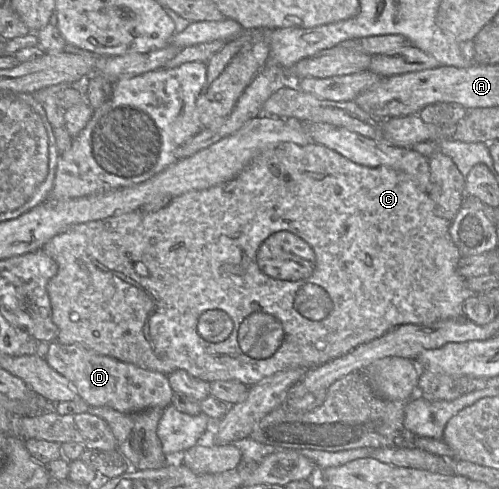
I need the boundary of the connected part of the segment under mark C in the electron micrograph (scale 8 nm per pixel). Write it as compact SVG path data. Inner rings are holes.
M280 143L259 153L232 180L172 198L159 211L148 213L137 210L77 224L48 241L41 250L58 265L56 275L47 284L52 319L58 328L57 341L67 345L78 344L165 375L182 369L209 383L237 380L250 387L282 370L296 367L311 369L341 357L400 325L426 325L466 316L463 303L474 293L467 287L466 278L458 273L457 266L462 255L449 234L450 224L449 220L436 214L436 205L429 194L405 173L385 166L357 164L318 143Z

